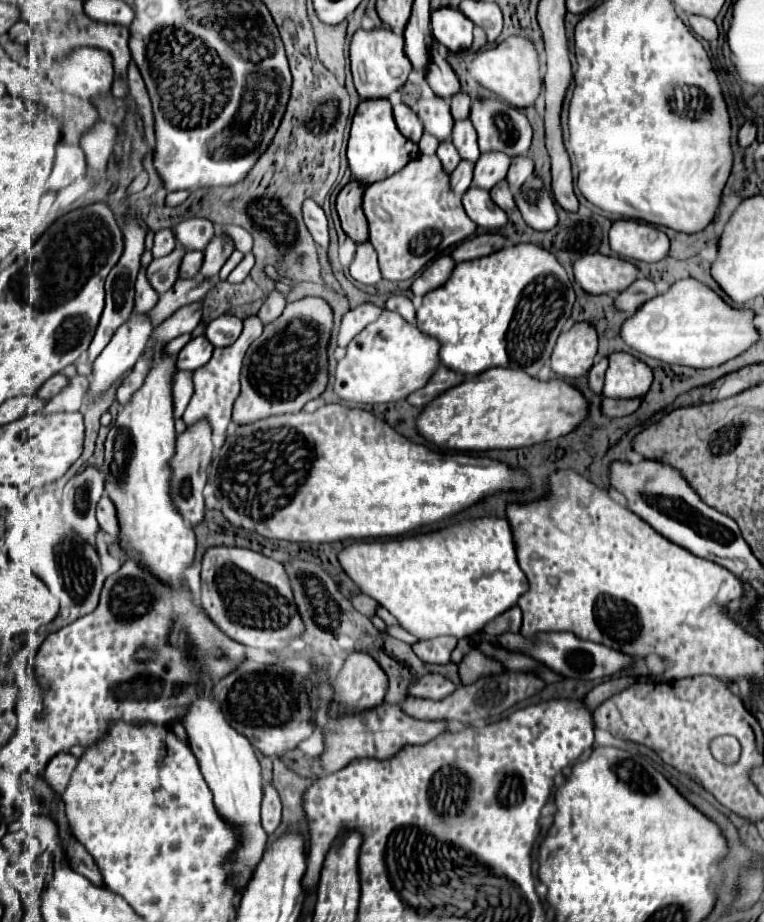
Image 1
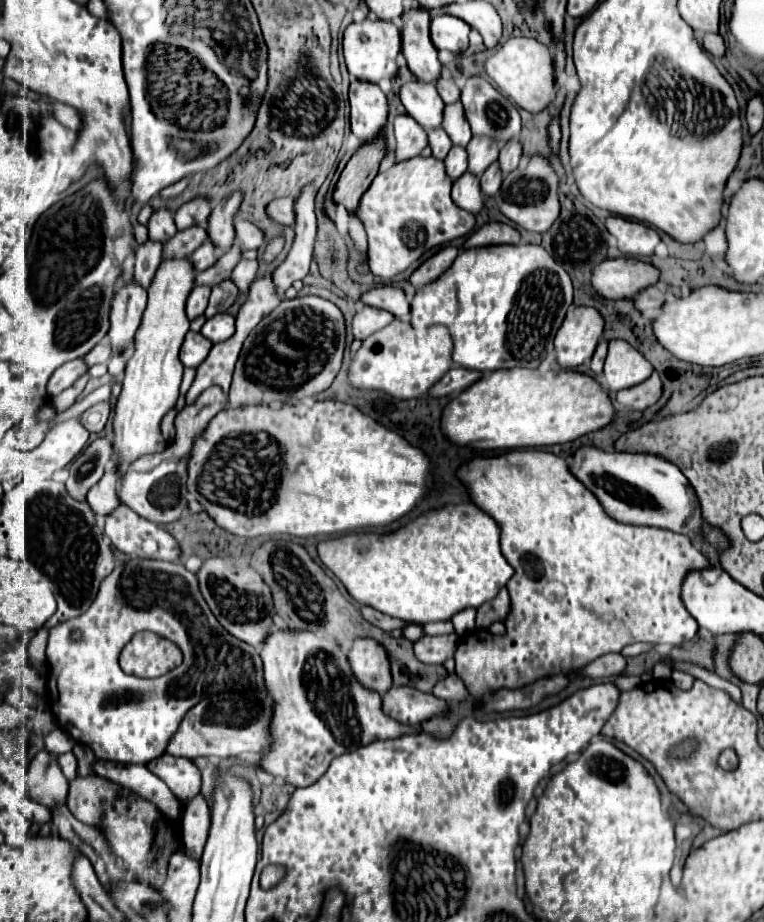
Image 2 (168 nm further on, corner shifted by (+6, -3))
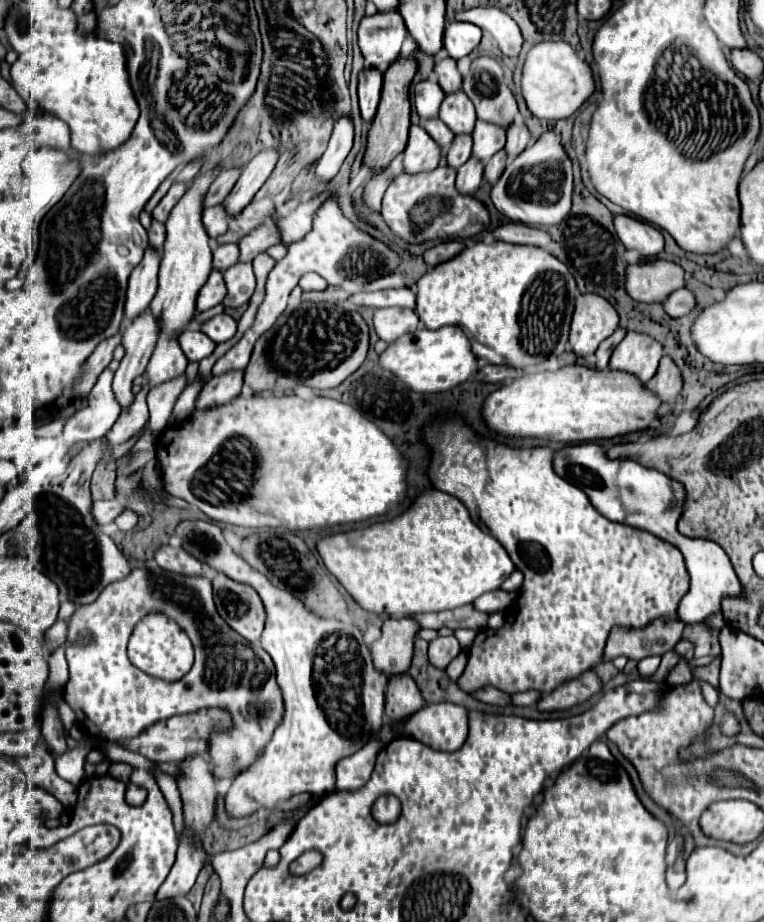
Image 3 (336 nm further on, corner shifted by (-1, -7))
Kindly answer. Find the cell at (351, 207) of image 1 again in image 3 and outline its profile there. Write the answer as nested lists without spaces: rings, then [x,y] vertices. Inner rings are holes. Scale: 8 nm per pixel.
[[[400,55],[384,73],[384,87],[382,87],[382,99],[380,99],[380,107],[378,113],[372,121],[370,133],[368,133],[368,149],[364,155],[364,163],[376,171],[382,169],[386,165],[390,165],[390,161],[404,151],[406,141],[408,141],[408,129],[410,129],[410,83],[412,77],[418,71],[418,61],[414,57],[404,57]]]

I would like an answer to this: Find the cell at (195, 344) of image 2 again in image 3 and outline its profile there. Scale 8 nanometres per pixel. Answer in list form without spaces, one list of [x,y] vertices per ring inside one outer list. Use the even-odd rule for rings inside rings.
[[[188,329],[184,331],[180,337],[180,347],[184,351],[184,355],[188,357],[188,361],[202,361],[204,357],[208,357],[212,353],[212,349],[216,347],[216,343],[212,339],[208,339],[202,331],[198,329]]]

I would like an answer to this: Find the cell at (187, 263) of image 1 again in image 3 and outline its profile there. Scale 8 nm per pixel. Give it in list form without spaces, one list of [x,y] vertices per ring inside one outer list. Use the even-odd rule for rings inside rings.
[[[226,243],[226,245],[218,245],[216,251],[214,251],[214,259],[212,259],[212,265],[214,269],[220,269],[220,271],[226,271],[228,267],[232,267],[234,263],[238,263],[238,257],[240,257],[240,249],[236,243]]]

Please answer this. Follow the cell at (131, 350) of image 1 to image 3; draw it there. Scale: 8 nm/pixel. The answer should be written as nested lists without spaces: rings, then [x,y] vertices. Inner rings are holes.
[[[148,245],[148,249],[144,251],[144,257],[142,261],[134,267],[132,275],[130,275],[130,281],[128,281],[128,295],[126,295],[126,309],[124,309],[124,317],[126,319],[136,319],[144,309],[148,309],[150,301],[154,299],[156,291],[158,291],[158,267],[160,267],[160,259],[162,259],[162,253],[152,249]]]

